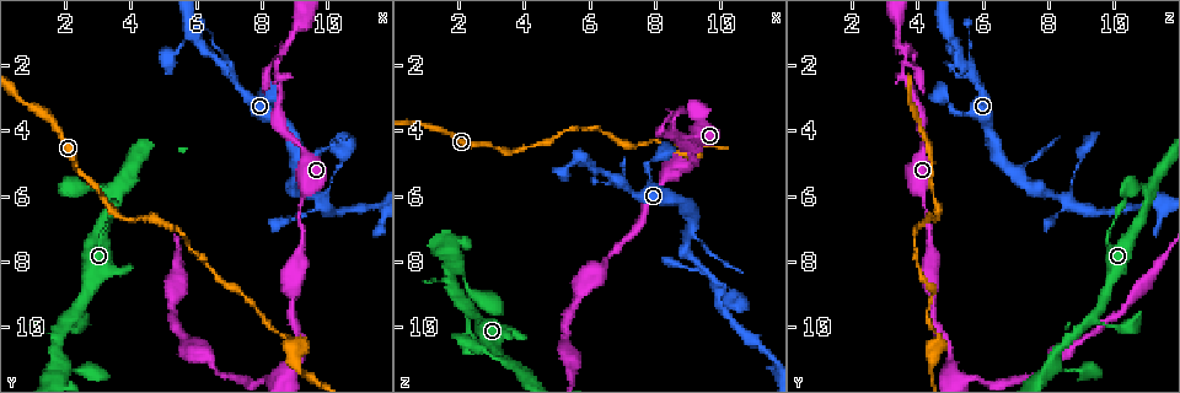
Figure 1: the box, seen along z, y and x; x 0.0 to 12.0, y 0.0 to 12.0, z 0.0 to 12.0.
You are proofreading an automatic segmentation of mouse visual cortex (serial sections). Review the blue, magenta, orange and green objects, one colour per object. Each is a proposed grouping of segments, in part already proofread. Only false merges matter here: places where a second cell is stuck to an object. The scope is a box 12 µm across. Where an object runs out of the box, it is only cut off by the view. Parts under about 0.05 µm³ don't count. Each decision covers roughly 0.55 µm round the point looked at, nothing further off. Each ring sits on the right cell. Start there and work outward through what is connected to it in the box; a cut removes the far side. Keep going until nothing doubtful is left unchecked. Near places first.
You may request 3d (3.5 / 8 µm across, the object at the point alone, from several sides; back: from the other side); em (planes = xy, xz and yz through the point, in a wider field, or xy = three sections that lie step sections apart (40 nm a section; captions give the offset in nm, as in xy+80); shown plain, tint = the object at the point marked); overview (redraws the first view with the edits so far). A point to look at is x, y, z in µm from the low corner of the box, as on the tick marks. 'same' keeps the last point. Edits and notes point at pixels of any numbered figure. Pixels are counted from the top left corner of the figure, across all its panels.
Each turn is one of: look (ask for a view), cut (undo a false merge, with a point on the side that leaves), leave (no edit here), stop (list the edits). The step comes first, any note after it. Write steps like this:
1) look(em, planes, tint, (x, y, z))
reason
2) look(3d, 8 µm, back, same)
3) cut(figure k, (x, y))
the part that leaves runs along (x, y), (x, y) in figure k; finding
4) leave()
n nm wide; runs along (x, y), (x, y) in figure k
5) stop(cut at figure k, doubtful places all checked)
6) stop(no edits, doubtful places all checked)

look(3d, 3.5 µm, (9.7, 6.0, 8.4))
thin arm on a thick one

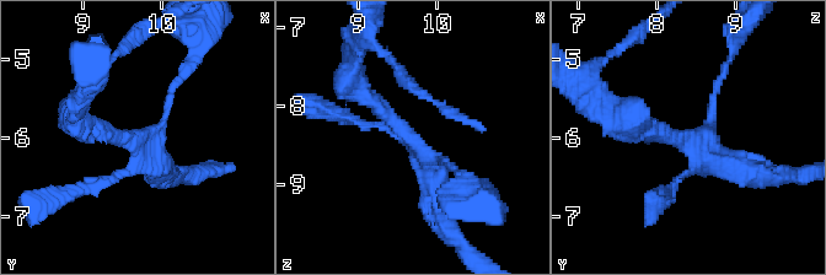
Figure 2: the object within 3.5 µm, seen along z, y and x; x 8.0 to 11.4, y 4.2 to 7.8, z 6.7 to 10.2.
look(em, xy, step 5, plain, (9.75, 6.00, 8.55))

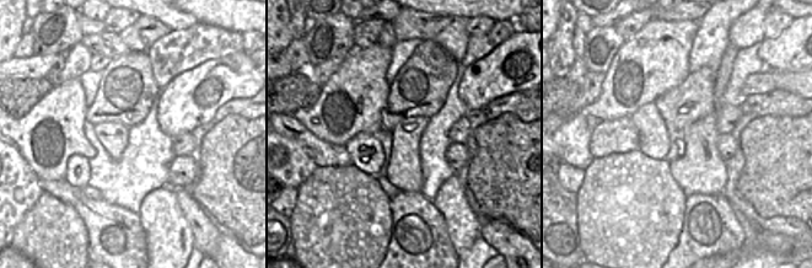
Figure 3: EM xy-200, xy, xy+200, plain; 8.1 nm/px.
look(em, xy, step 5, tint, same)
with the object marked

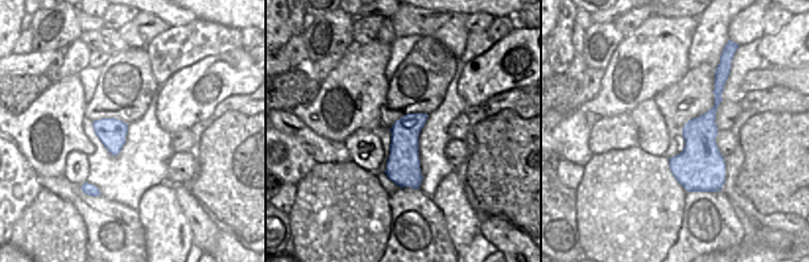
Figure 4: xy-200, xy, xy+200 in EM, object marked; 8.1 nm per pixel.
leave()
260 nm wide; runs along (358, 91), (433, 167), (436, 208) in figure 2; all the same cell

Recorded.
look(3d, 3.5 µm, (8.4, 2.0, 3.5))
a narrow waist

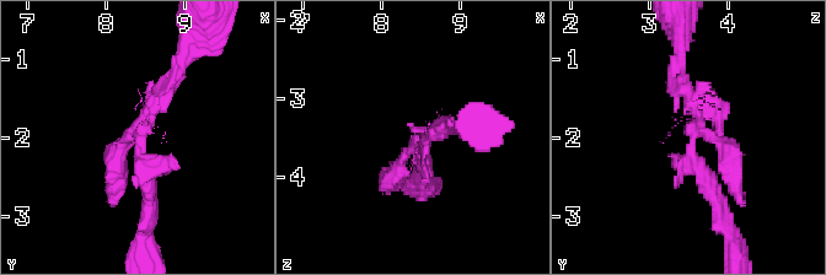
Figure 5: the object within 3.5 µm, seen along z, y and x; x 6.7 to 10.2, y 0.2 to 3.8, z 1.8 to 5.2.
look(em, xy, step 5, tint, (8.40, 2.05, 3.50))
now the EM

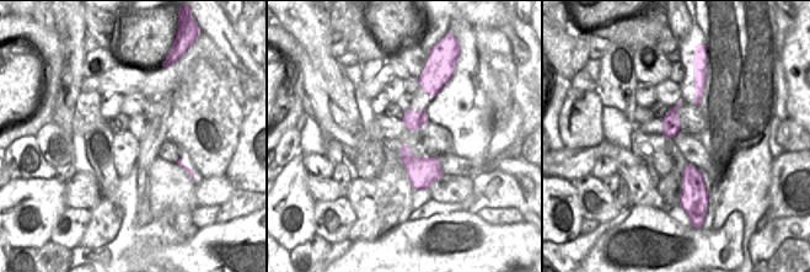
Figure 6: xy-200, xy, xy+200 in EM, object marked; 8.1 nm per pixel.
look(em, xy, step 2, tint, same)
another direction

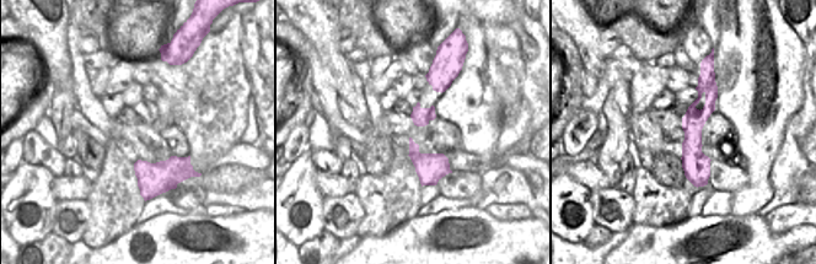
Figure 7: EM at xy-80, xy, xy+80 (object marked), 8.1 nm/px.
leave()
runs along (706, 73), (697, 183) in figure 7; continuous, no second cell

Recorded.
look(3d, 3.5 µm, (8.8, 10.4, 4.6))
sudden change in width

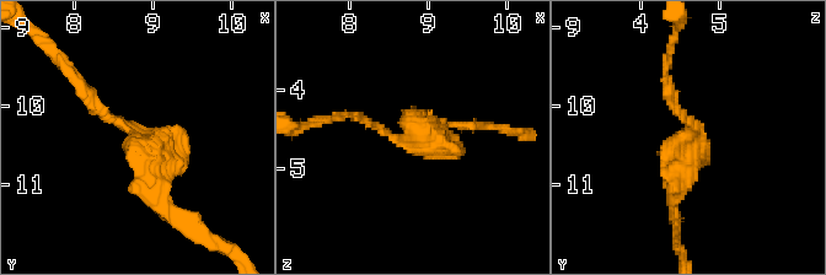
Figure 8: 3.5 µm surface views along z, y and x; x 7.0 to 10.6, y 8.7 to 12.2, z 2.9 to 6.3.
look(em, xy, step 1, tint, (8.75, 10.40, 4.60))
need the tissue

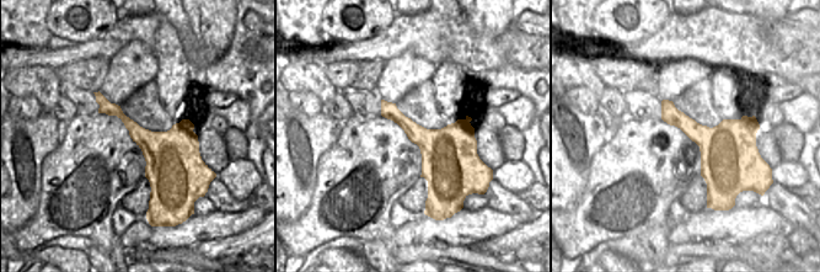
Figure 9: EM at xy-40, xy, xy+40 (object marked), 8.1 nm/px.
look(em, xy, step 3, tint, same)

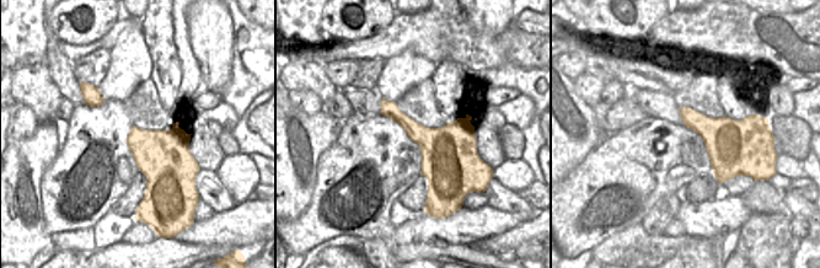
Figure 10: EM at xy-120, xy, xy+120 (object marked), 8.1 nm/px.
leave()
320 nm wide; runs along (78, 80), (149, 151), (169, 208) in figure 8; one cell here

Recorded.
stop(no edits, doubtful places all checked)

